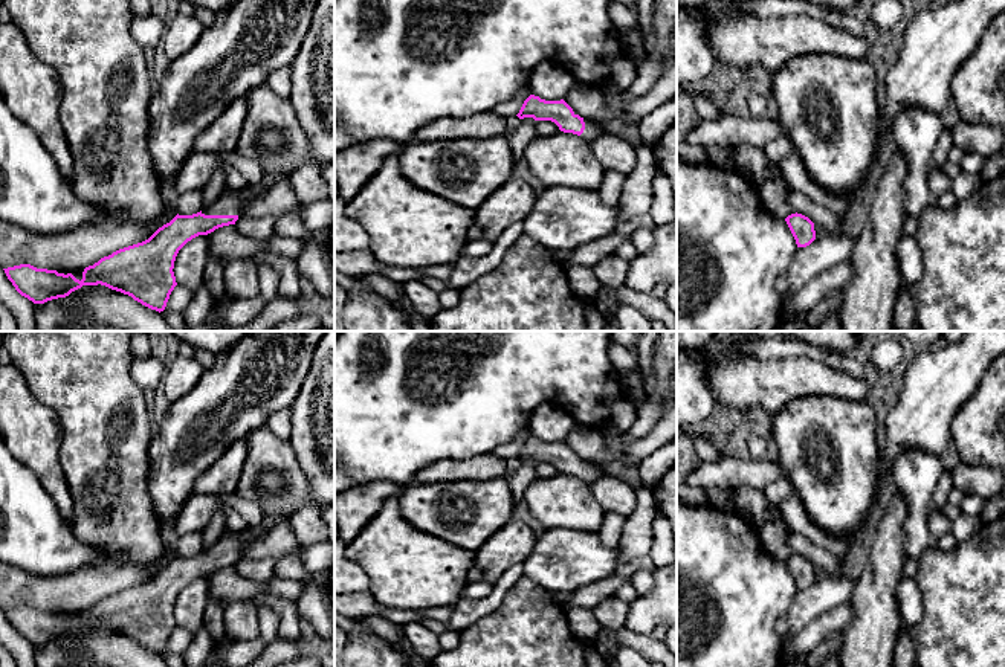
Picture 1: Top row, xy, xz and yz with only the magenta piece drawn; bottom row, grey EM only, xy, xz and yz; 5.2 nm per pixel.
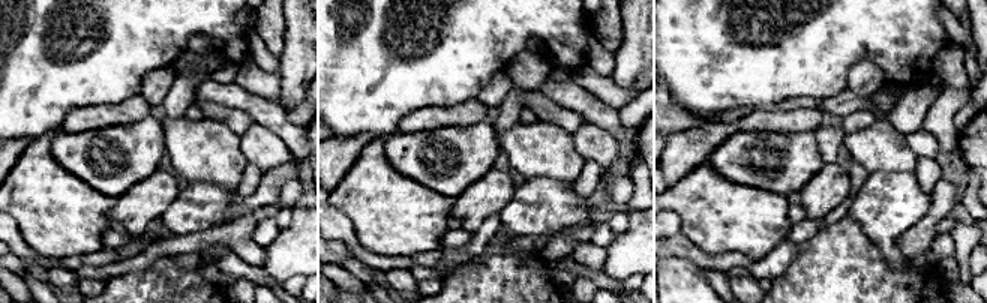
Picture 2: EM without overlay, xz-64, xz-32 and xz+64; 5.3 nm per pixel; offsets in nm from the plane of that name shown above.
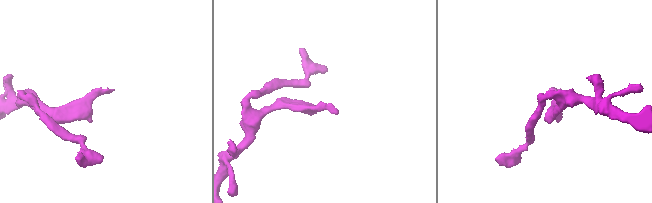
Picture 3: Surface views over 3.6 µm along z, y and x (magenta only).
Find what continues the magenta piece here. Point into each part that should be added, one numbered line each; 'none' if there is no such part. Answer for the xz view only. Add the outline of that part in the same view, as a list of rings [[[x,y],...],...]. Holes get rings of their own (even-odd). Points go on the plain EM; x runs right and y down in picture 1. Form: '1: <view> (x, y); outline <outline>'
1: xz (590, 475); outline [[[583,461],[583,464],[585,464],[585,472],[580,478],[588,484],[594,484],[599,479],[596,467],[593,464],[588,464],[587,461]]]

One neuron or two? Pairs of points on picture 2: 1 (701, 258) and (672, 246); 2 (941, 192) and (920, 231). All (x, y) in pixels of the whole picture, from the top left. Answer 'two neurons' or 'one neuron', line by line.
1: one neuron
2: one neuron

